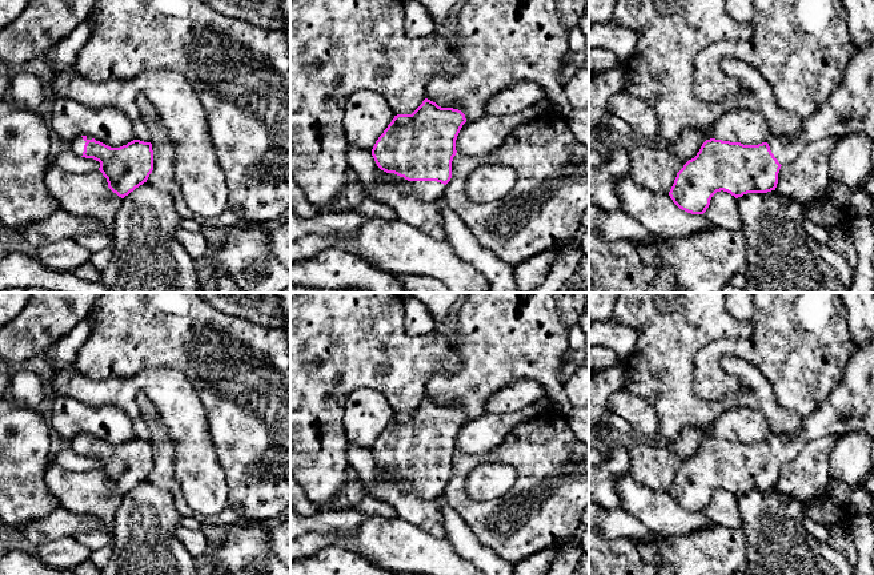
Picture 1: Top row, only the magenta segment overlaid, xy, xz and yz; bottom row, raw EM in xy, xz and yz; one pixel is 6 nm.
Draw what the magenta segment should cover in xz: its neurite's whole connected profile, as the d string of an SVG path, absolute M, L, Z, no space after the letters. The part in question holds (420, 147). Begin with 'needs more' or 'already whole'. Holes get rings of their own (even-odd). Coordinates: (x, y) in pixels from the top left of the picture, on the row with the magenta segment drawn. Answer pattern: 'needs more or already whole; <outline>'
needs more; M425 98L412 114L397 114L376 141L372 156L377 166L404 177L414 192L425 200L437 200L452 178L456 140L466 122L465 114L453 108L441 108Z

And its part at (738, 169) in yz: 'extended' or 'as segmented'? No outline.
extended

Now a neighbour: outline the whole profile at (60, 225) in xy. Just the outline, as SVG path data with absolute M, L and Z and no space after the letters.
M57 210L24 228L20 233L28 244L40 248L63 240L75 240L79 234L104 234L104 230L105 224L100 220Z

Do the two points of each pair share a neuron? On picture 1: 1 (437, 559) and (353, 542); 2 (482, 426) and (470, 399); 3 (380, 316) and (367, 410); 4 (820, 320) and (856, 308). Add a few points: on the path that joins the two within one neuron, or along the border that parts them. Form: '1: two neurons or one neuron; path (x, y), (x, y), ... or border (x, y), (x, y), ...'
1: one neuron; path (416, 551), (389, 542), (375, 542)
2: two neurons; border (484, 411), (477, 417), (466, 419)
3: two neurons; border (344, 405), (355, 390), (373, 387), (393, 409)
4: two neurons; border (844, 306), (846, 326), (854, 341)

